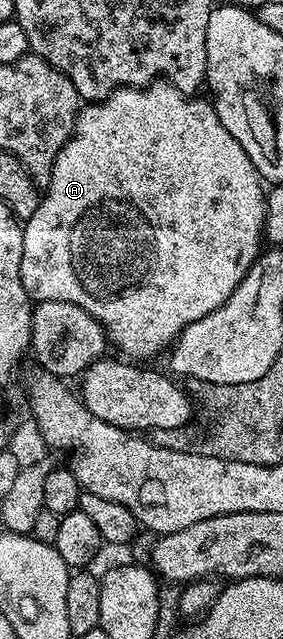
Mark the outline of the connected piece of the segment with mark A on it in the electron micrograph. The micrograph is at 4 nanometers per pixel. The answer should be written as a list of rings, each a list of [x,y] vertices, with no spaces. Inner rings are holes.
[[[157,80],[157,81],[155,81],[155,82],[153,82],[153,83],[151,83],[151,84],[149,84],[149,85],[147,85],[147,86],[145,86],[145,87],[143,87],[143,88],[141,88],[141,87],[139,87],[139,86],[121,86],[121,87],[120,87],[120,89],[119,89],[119,90],[115,90],[115,92],[114,92],[114,93],[113,93],[113,94],[111,94],[111,96],[109,96],[109,98],[104,98],[104,99],[103,99],[103,100],[101,100],[101,101],[100,101],[100,102],[89,102],[89,103],[87,103],[87,105],[85,105],[85,106],[84,106],[84,107],[83,107],[83,109],[81,109],[81,111],[80,111],[80,115],[79,115],[79,116],[78,116],[78,117],[77,117],[77,118],[76,118],[76,129],[75,129],[75,130],[73,130],[73,132],[72,132],[72,135],[71,135],[71,136],[70,136],[70,140],[69,140],[69,141],[68,141],[68,143],[66,143],[66,144],[65,144],[65,145],[64,145],[64,146],[63,146],[63,147],[62,147],[62,149],[60,149],[60,151],[59,151],[59,152],[58,152],[58,156],[57,156],[57,157],[56,157],[56,159],[55,159],[55,160],[54,160],[54,164],[53,164],[53,165],[52,165],[52,175],[51,175],[51,176],[50,176],[50,180],[49,180],[49,181],[48,181],[48,184],[47,184],[47,187],[46,187],[46,193],[45,193],[45,194],[44,194],[44,195],[43,195],[43,197],[41,197],[41,199],[40,199],[40,203],[39,203],[39,204],[38,204],[38,208],[37,208],[37,209],[36,209],[36,211],[35,211],[35,212],[34,212],[34,216],[30,216],[30,217],[29,217],[29,218],[27,218],[27,219],[26,219],[26,221],[25,221],[25,222],[24,222],[24,223],[23,223],[23,227],[24,227],[24,239],[23,239],[23,240],[22,240],[22,248],[23,248],[23,249],[24,249],[24,255],[23,255],[23,256],[22,256],[22,264],[21,264],[21,265],[20,265],[20,275],[21,275],[21,276],[22,276],[22,284],[23,284],[23,285],[24,285],[24,287],[25,287],[25,288],[26,288],[26,292],[27,292],[27,293],[28,293],[28,297],[29,297],[29,298],[31,298],[31,299],[33,299],[33,300],[35,300],[35,301],[36,301],[36,302],[45,302],[45,301],[46,301],[46,300],[62,300],[62,301],[63,301],[63,302],[69,302],[69,303],[70,303],[70,304],[78,304],[78,308],[82,308],[82,309],[83,309],[83,310],[85,310],[85,311],[86,311],[86,312],[90,312],[90,316],[94,316],[94,320],[98,320],[98,324],[99,324],[99,325],[100,325],[100,326],[103,326],[103,327],[104,327],[104,332],[105,332],[105,334],[107,334],[107,336],[108,336],[108,340],[109,340],[109,343],[111,343],[111,345],[112,345],[112,346],[113,346],[113,347],[115,347],[115,346],[117,346],[117,348],[118,348],[118,349],[120,349],[120,350],[121,350],[121,352],[122,352],[122,353],[124,353],[124,354],[121,354],[121,355],[124,355],[124,356],[127,356],[127,357],[128,357],[128,358],[129,358],[129,359],[132,359],[132,360],[148,360],[148,359],[144,359],[144,358],[152,358],[152,357],[154,357],[154,356],[155,356],[155,354],[160,354],[160,353],[161,353],[161,354],[160,354],[160,355],[163,355],[163,354],[164,354],[164,353],[165,353],[165,351],[167,351],[167,350],[168,350],[168,349],[169,349],[169,347],[171,347],[171,346],[172,346],[172,345],[173,345],[173,343],[175,343],[175,341],[176,341],[176,339],[177,339],[177,338],[179,338],[179,336],[180,336],[180,334],[181,334],[181,333],[182,333],[182,332],[183,332],[183,330],[185,330],[185,328],[186,328],[186,327],[187,327],[187,326],[189,326],[189,325],[190,325],[190,324],[194,324],[194,320],[202,320],[202,316],[206,316],[206,315],[207,315],[207,314],[209,314],[209,313],[210,313],[210,312],[214,312],[214,308],[218,308],[218,307],[219,307],[219,306],[220,306],[220,305],[221,305],[221,304],[222,304],[222,303],[223,303],[223,302],[224,302],[224,301],[226,301],[226,299],[227,299],[227,298],[228,298],[228,297],[230,297],[230,295],[232,295],[232,293],[233,293],[233,292],[234,292],[234,288],[238,288],[238,284],[239,284],[239,283],[240,283],[240,282],[241,282],[241,281],[242,281],[242,279],[243,279],[243,278],[244,278],[244,277],[245,277],[245,276],[246,276],[246,272],[247,272],[247,271],[248,271],[248,269],[249,269],[249,268],[251,268],[251,267],[252,267],[252,266],[253,266],[253,264],[255,264],[255,262],[256,262],[256,259],[257,259],[257,257],[258,257],[258,255],[259,255],[259,254],[260,254],[260,253],[261,253],[261,250],[262,250],[262,245],[261,245],[261,246],[260,246],[260,238],[261,238],[261,242],[262,242],[262,235],[263,235],[263,234],[264,234],[264,233],[265,233],[265,228],[264,228],[264,220],[265,220],[265,216],[264,216],[264,207],[265,207],[265,205],[266,205],[266,186],[265,186],[265,183],[264,183],[264,182],[263,182],[263,181],[262,181],[262,179],[261,179],[261,177],[260,177],[260,174],[259,174],[259,172],[257,172],[257,171],[256,171],[256,169],[255,169],[255,168],[254,168],[254,164],[250,164],[250,156],[246,156],[246,152],[245,152],[245,151],[244,151],[244,149],[242,149],[242,144],[238,144],[238,140],[234,140],[234,136],[230,136],[230,132],[226,132],[226,127],[225,127],[225,126],[224,126],[224,125],[223,125],[223,124],[222,124],[222,120],[218,120],[218,112],[217,112],[217,111],[216,111],[216,107],[215,107],[215,105],[213,105],[213,103],[212,103],[212,102],[211,102],[211,101],[208,101],[208,100],[205,100],[205,102],[203,102],[203,100],[202,100],[202,99],[200,99],[200,96],[189,96],[189,95],[186,95],[186,94],[184,94],[184,93],[183,93],[183,92],[182,92],[182,91],[180,91],[180,90],[179,90],[179,89],[178,89],[178,88],[174,88],[174,87],[173,87],[173,86],[172,86],[172,83],[171,83],[171,82],[169,82],[169,81],[167,81],[167,80]]]

